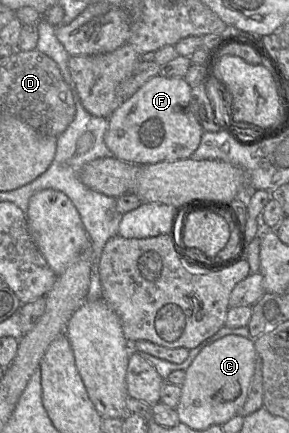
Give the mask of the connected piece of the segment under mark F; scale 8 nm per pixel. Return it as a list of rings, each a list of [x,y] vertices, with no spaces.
[[[153,76],[108,117],[104,141],[112,156],[137,165],[187,159],[199,147],[204,129],[191,111],[192,87],[184,77]]]

